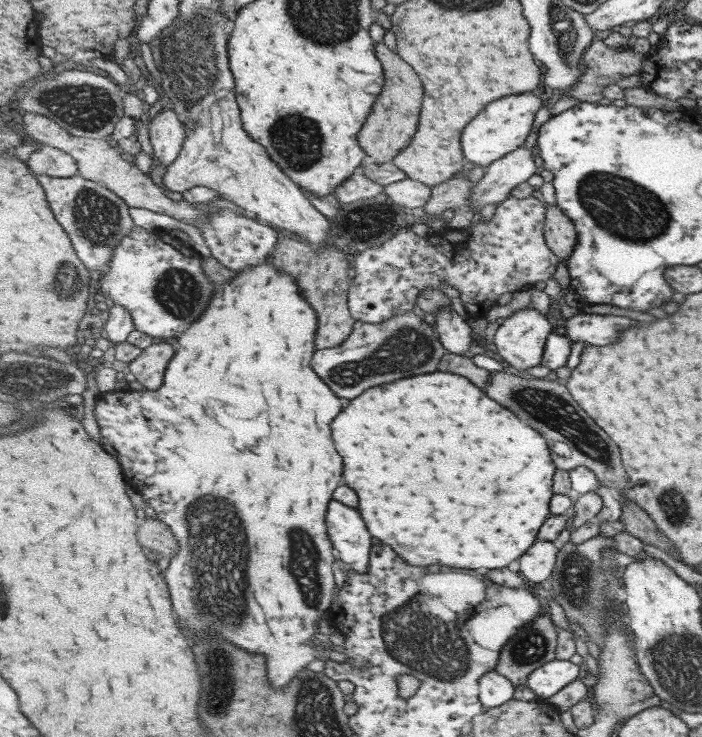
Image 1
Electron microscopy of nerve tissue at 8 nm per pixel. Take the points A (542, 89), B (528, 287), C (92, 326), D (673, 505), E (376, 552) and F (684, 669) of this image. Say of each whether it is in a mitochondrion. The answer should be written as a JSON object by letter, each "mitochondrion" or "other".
{"A":"other","B":"other","C":"other","D":"mitochondrion","E":"other","F":"mitochondrion"}

